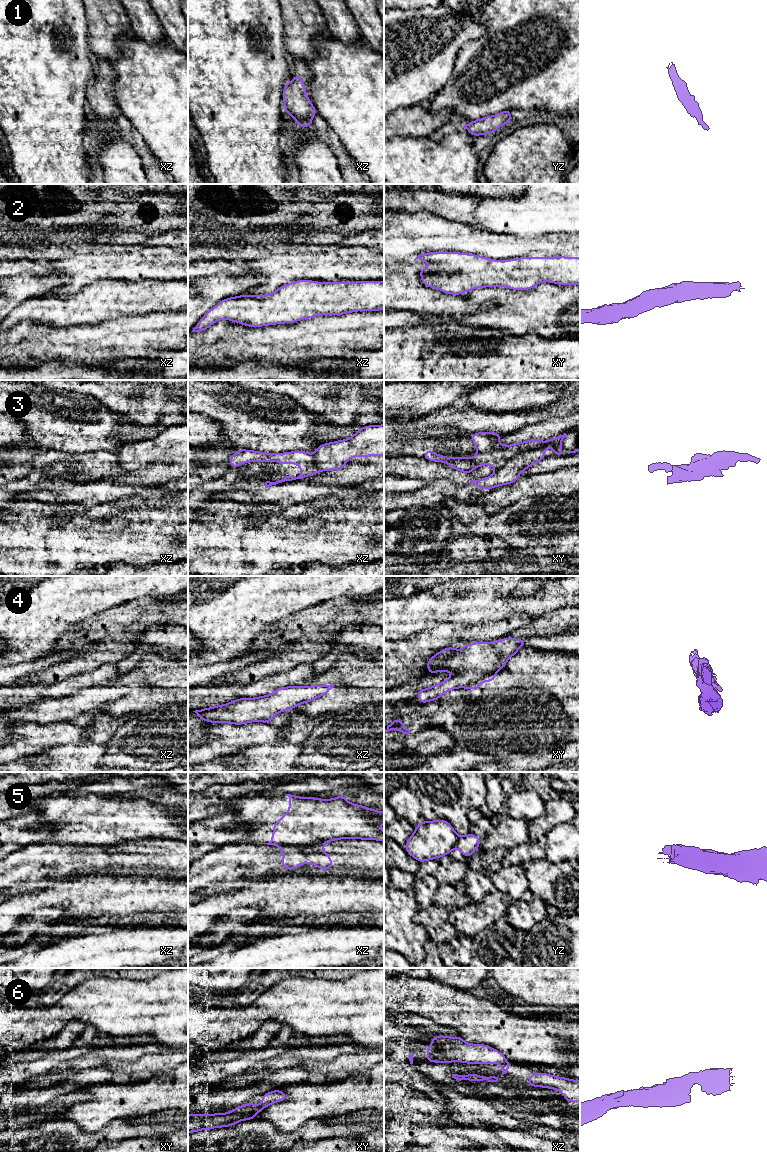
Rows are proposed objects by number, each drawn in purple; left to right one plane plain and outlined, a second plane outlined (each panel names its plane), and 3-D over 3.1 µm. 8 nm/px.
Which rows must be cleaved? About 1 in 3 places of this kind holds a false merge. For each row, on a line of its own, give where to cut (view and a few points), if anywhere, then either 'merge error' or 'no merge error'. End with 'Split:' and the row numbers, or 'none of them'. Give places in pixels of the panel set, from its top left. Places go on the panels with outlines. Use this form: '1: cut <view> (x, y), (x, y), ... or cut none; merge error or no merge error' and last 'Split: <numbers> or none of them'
1: cut none; no merge error
2: cut none; no merge error
3: cut xy (560, 444), (557, 446), (544, 445), (521, 450), (496, 469); merge error
4: cut none; no merge error
5: cut xz (323, 842), (307, 845), (277, 846); merge error
6: cut none; no merge error
Split: 3, 5

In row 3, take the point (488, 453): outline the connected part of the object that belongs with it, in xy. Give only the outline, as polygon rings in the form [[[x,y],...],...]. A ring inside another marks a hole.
[[[477,432],[470,436],[477,451],[477,455],[474,458],[464,458],[460,456],[447,457],[434,453],[432,449],[425,451],[422,457],[438,463],[446,462],[451,468],[455,468],[468,475],[474,469],[486,464],[492,466],[494,469],[498,469],[521,451],[533,450],[546,445],[558,447],[568,435],[564,433],[563,435],[551,438],[548,441],[530,439],[512,445],[501,444],[499,446],[497,446],[496,443],[500,442],[502,435],[497,432]]]

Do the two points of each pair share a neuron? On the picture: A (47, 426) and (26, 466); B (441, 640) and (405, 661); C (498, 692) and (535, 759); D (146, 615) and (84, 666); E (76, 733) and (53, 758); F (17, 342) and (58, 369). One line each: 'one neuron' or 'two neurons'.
A: two neurons
B: one neuron
C: two neurons
D: one neuron
E: two neurons
F: two neurons

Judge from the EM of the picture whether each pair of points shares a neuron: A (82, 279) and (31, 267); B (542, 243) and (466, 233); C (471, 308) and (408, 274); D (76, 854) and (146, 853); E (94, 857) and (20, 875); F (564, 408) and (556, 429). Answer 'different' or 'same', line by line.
A: same
B: same
C: same
D: same
E: same
F: different

